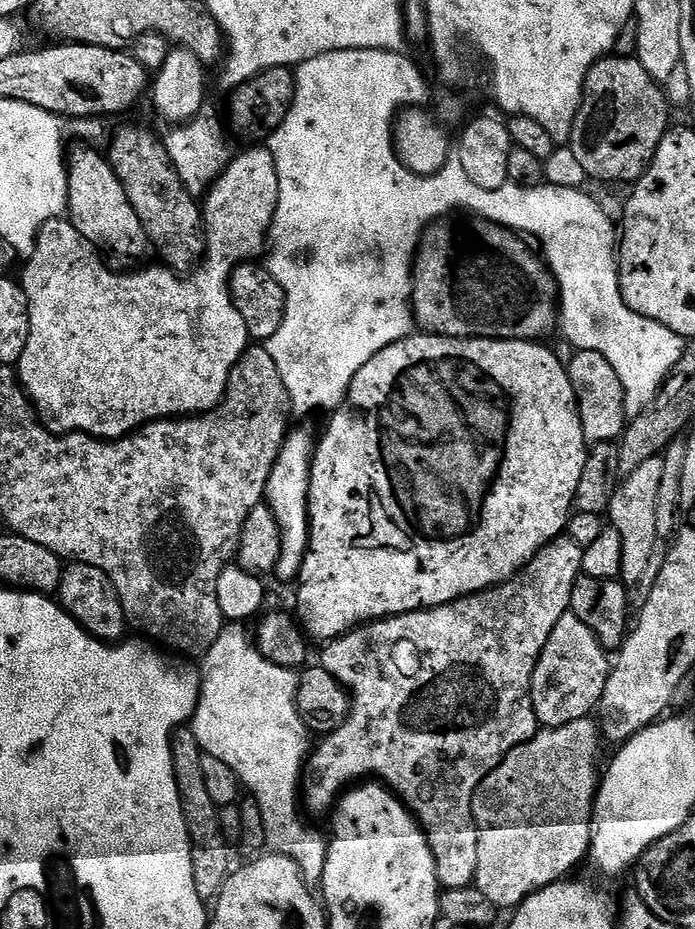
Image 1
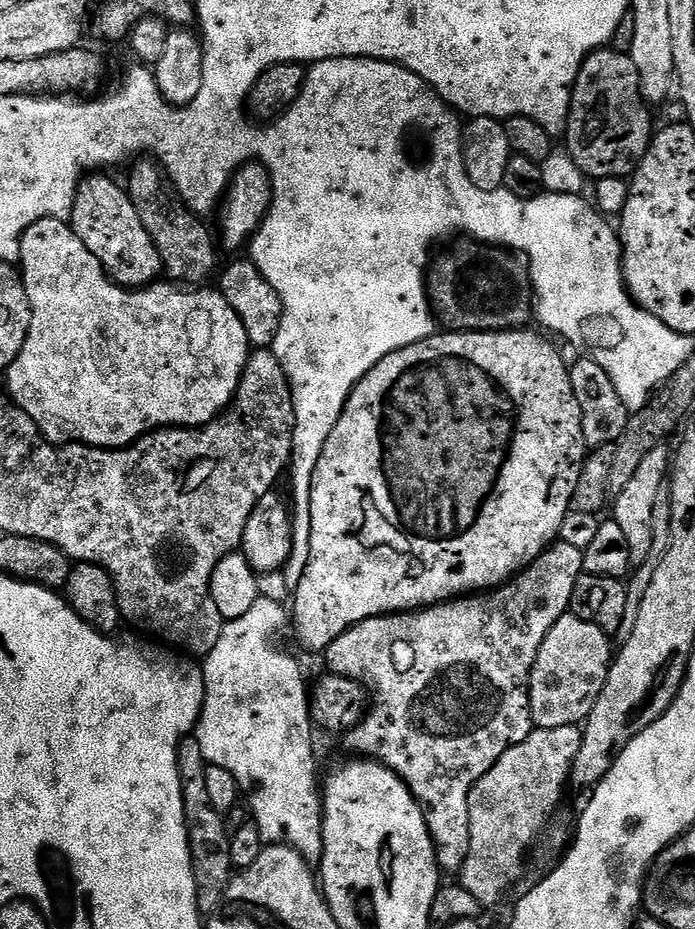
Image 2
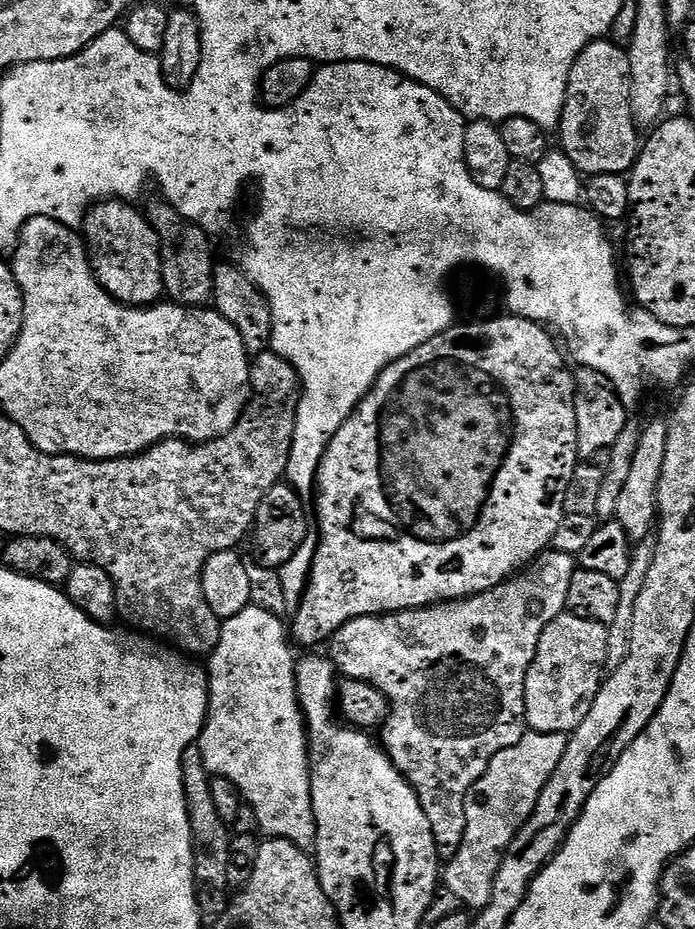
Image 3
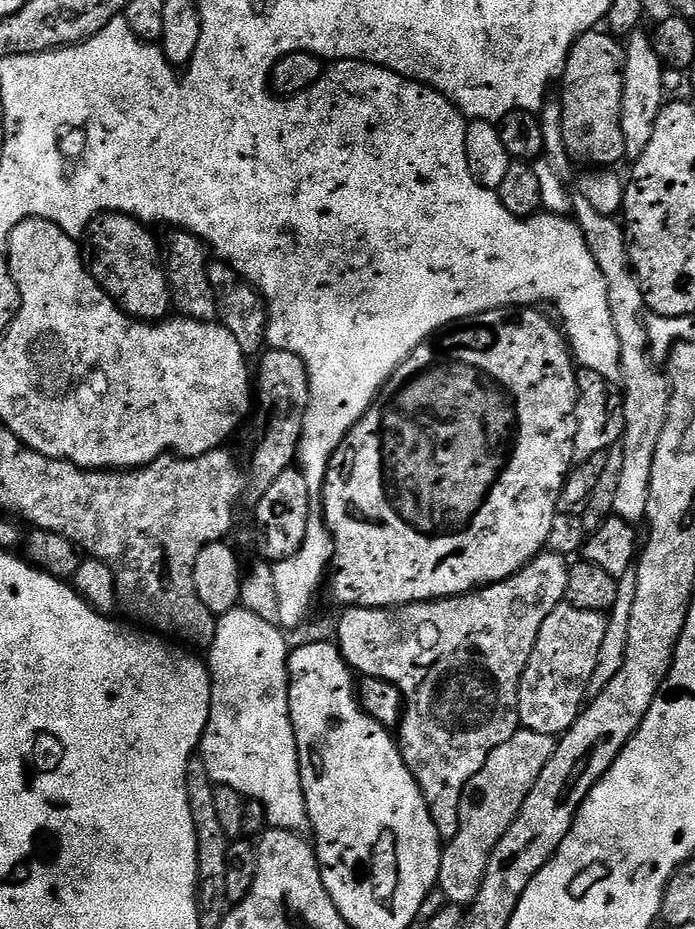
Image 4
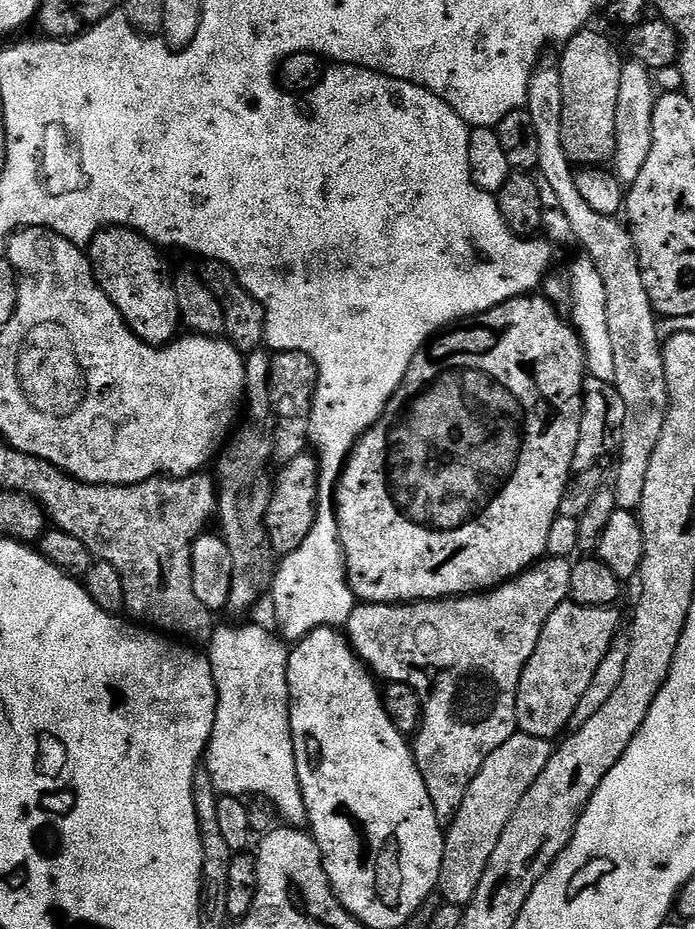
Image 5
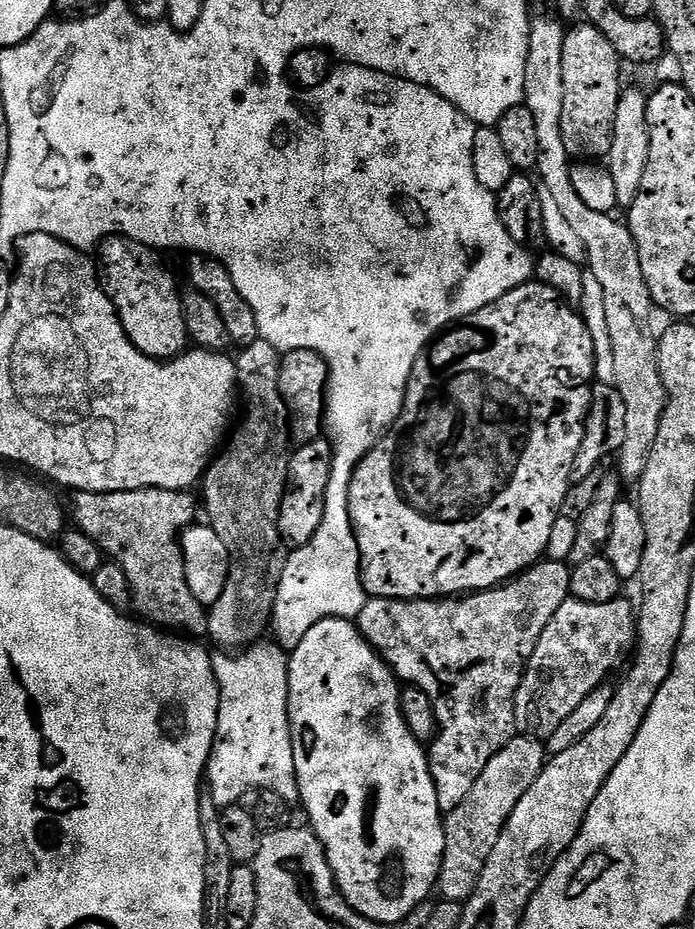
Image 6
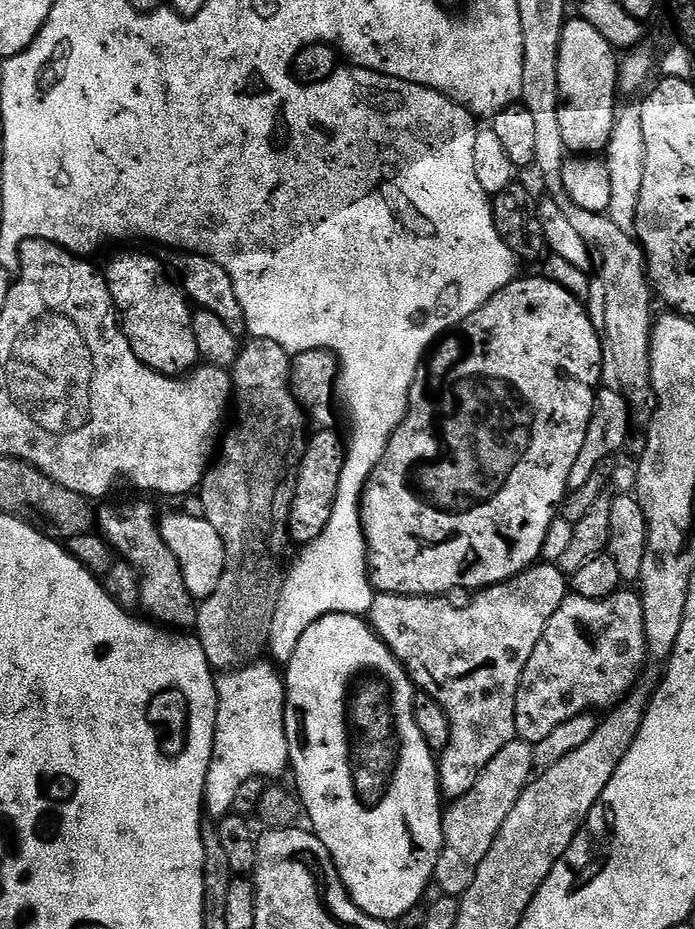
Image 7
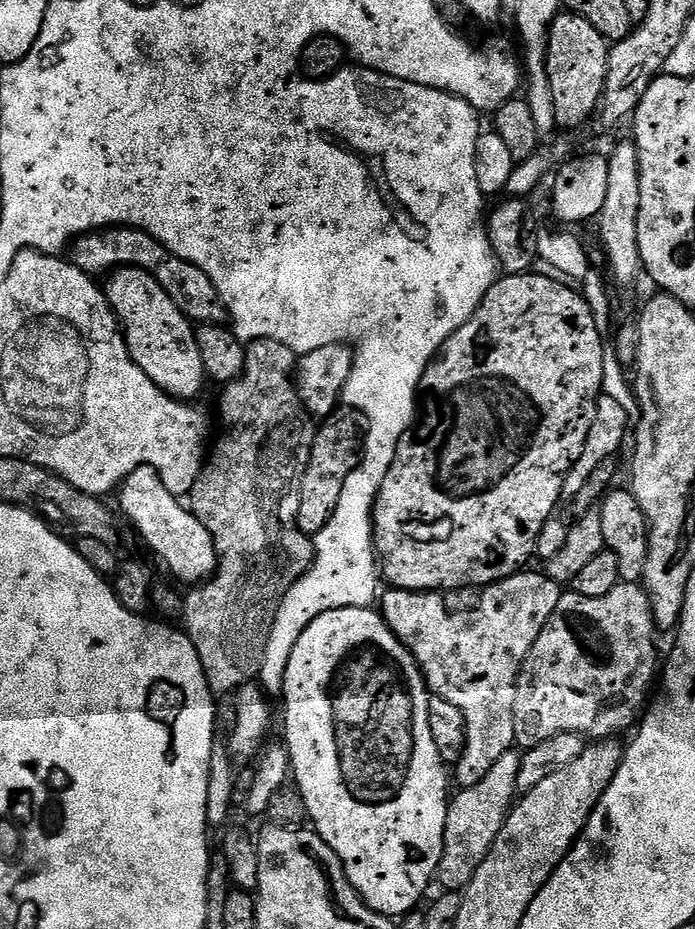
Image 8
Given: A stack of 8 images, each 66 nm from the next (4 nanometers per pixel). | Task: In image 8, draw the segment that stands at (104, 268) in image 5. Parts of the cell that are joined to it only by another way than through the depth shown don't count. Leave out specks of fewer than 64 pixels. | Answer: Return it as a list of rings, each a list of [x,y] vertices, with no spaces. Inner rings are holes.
[[[118,268],[107,277],[106,295],[116,313],[116,319],[124,334],[130,358],[146,373],[159,388],[164,389],[169,396],[177,398],[192,398],[203,384],[206,384],[204,367],[202,366],[202,350],[198,350],[196,328],[184,312],[176,305],[174,298],[162,290],[160,283],[141,268]]]

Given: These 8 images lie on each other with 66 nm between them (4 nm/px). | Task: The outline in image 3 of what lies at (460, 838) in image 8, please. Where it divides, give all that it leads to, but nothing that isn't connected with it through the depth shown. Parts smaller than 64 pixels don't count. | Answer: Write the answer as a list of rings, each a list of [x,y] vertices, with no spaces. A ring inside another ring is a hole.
[[[531,730],[525,731],[524,736],[514,746],[506,746],[506,750],[498,750],[486,766],[486,774],[474,782],[474,786],[466,794],[466,834],[458,854],[447,861],[442,868],[443,887],[450,890],[450,894],[459,898],[461,905],[468,910],[479,910],[486,907],[494,894],[494,878],[500,869],[500,862],[508,851],[510,842],[519,834],[520,828],[530,817],[546,782],[550,782],[550,774],[562,762],[562,754],[566,754],[568,736],[565,734],[542,734]]]

